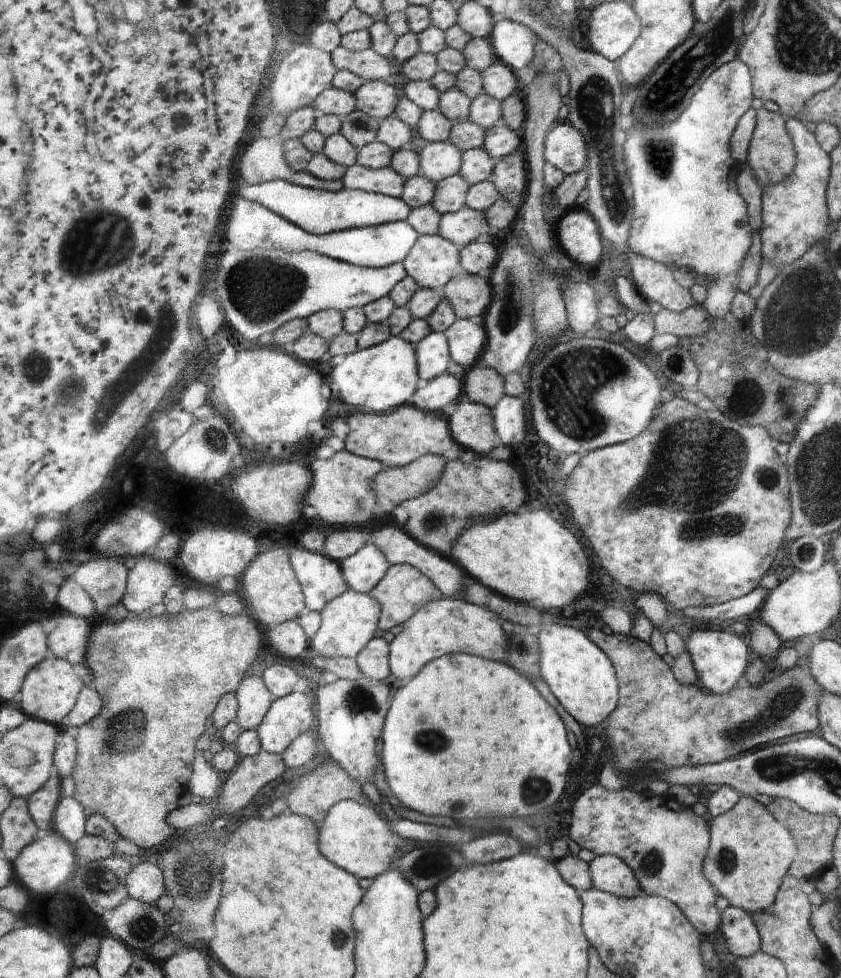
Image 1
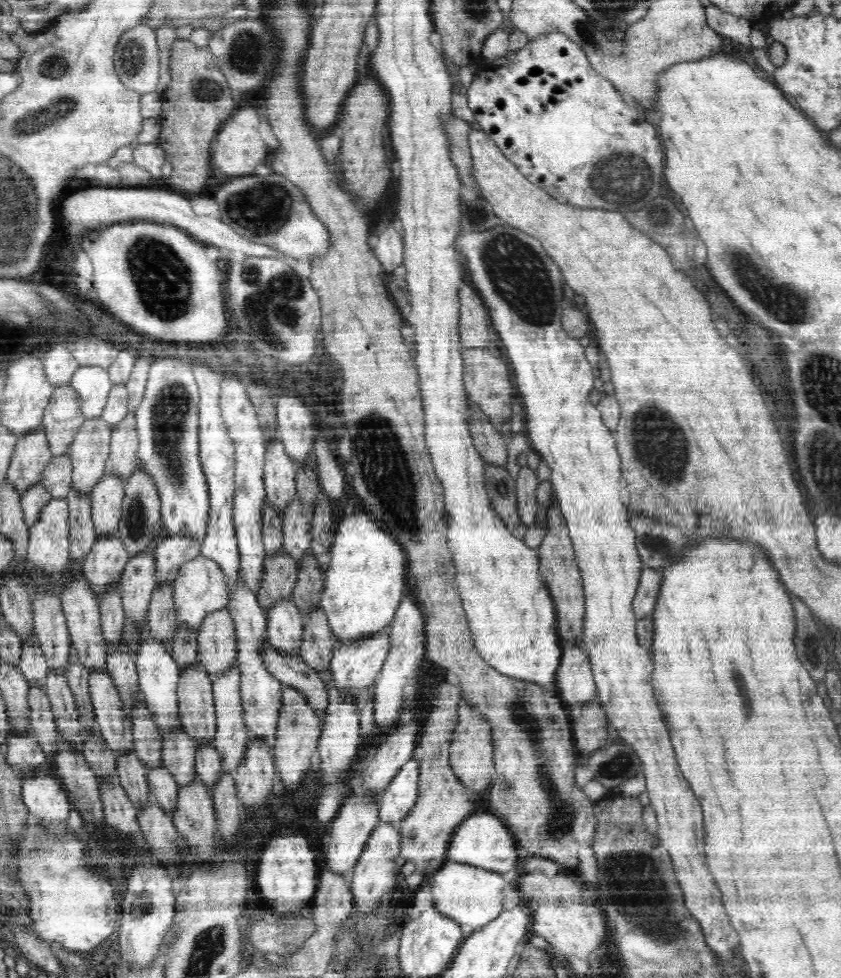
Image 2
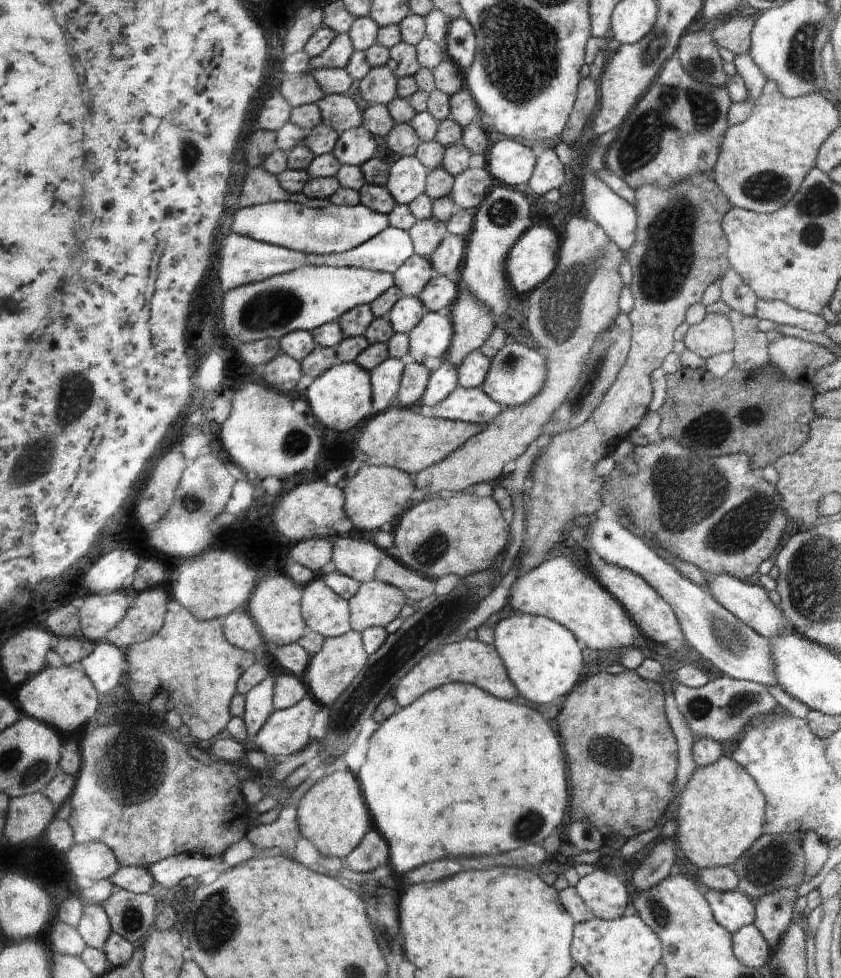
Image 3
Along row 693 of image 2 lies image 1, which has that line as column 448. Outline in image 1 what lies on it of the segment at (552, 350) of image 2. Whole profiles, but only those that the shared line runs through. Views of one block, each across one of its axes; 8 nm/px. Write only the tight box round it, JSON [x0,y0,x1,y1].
[389,597,506,678]

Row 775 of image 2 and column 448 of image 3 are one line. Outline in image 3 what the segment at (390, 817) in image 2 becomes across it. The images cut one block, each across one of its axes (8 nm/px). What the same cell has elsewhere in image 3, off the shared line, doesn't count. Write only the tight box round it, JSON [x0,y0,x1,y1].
[432,387,503,424]

